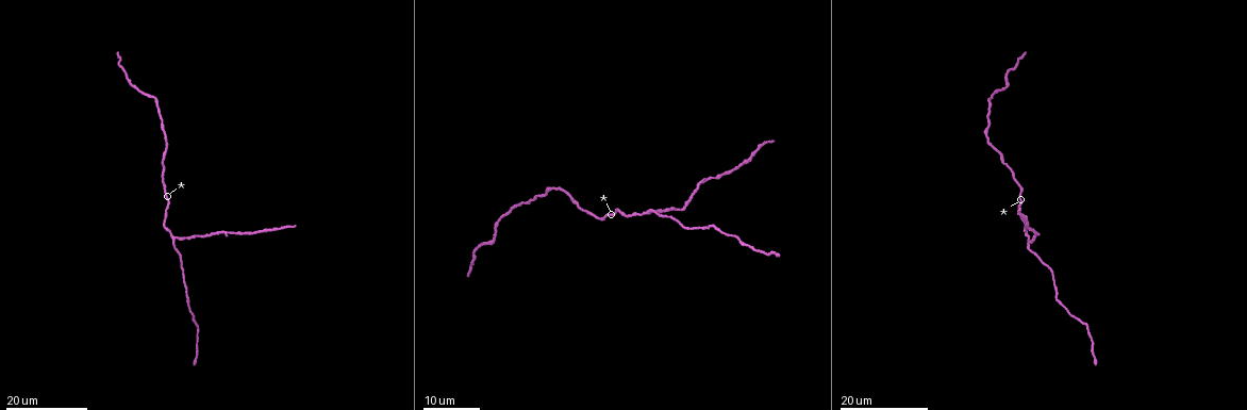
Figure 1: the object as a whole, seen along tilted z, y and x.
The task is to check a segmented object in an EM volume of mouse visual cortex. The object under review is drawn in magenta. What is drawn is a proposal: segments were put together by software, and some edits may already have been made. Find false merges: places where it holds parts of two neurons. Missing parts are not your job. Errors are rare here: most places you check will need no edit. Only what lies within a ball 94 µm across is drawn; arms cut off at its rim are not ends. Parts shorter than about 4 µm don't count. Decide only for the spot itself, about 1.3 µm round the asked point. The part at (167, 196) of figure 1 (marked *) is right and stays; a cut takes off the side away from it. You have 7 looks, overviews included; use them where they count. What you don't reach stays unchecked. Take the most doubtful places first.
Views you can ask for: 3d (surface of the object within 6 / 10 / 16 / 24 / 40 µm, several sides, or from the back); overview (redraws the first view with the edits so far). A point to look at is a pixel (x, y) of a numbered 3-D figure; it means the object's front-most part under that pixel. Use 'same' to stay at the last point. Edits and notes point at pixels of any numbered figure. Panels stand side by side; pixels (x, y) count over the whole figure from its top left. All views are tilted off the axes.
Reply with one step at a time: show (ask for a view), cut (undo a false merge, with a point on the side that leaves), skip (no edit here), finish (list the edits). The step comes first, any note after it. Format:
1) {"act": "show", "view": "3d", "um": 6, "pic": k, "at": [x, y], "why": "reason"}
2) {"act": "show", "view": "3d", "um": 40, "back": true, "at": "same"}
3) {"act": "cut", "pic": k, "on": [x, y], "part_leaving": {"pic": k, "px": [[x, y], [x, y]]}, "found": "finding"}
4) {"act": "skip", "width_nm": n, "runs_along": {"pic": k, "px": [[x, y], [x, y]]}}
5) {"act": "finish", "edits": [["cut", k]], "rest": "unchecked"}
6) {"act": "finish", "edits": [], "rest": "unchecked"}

{"act": "show", "view": "3d", "um": 24, "pic": 1, "at": [172, 237], "why": "arms part here"}

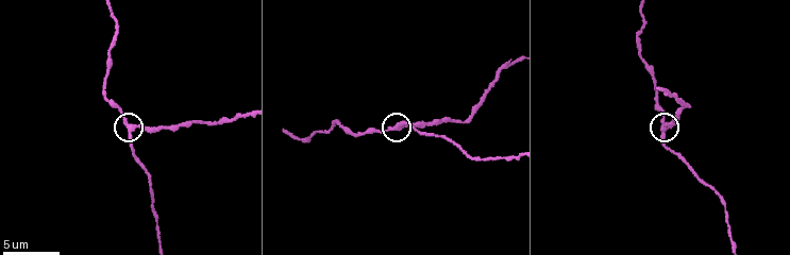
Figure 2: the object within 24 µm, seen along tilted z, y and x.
{"act": "show", "view": "3d", "um": 10, "pic": 2, "at": [131, 127], "why": "zoom in"}

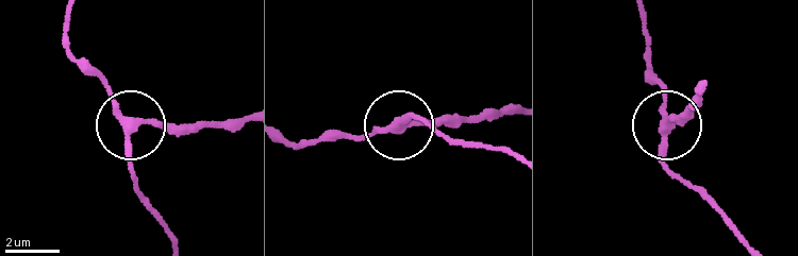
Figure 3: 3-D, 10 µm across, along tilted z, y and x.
{"act": "skip", "width_nm": 280, "runs_along": {"pic": 3, "px": [[71, 11], [72, 52], [101, 81], [120, 116], [192, 126]]}, "found": "continuous, no second neuron"}

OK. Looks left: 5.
{"act": "show", "view": "3d", "um": 16, "pic": 1, "at": [722, 174], "why": "a narrow waist"}

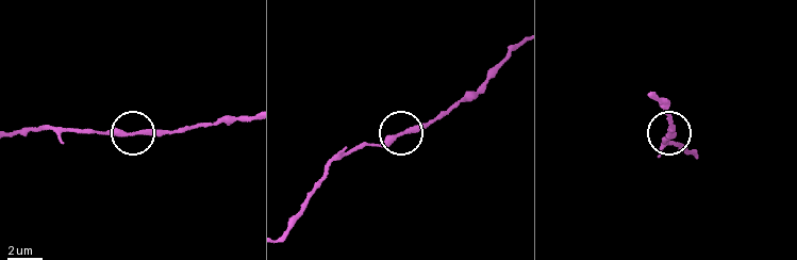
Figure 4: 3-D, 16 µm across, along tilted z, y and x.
{"act": "show", "view": "3d", "um": 6, "pic": 4, "at": [134, 134]}

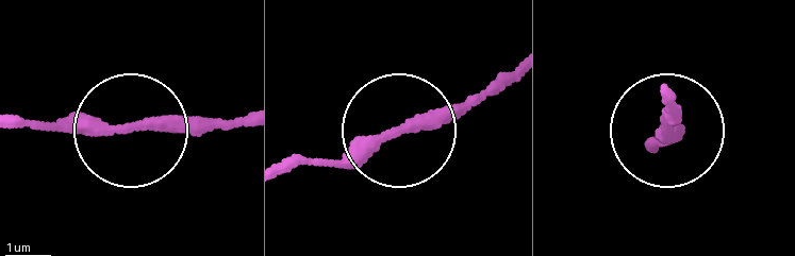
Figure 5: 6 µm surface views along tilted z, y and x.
{"act": "skip", "width_nm": 250, "runs_along": {"pic": 5, "px": [[23, 125], [244, 126]]}, "found": "continuous, no second neuron"}

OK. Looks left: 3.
{"act": "show", "view": "3d", "um": 16, "pic": 1, "at": [1006, 80], "why": "thick turns thin"}

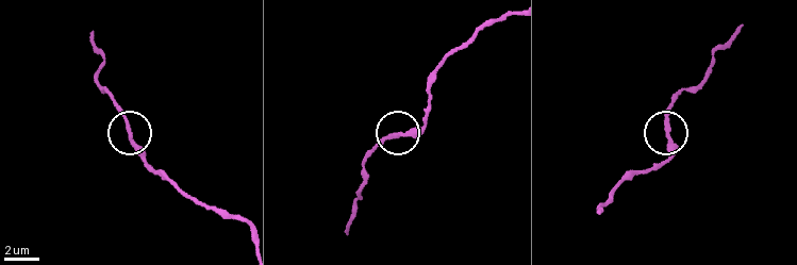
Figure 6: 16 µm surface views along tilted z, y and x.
{"act": "show", "view": "3d", "um": 6, "pic": 6, "at": [670, 131]}

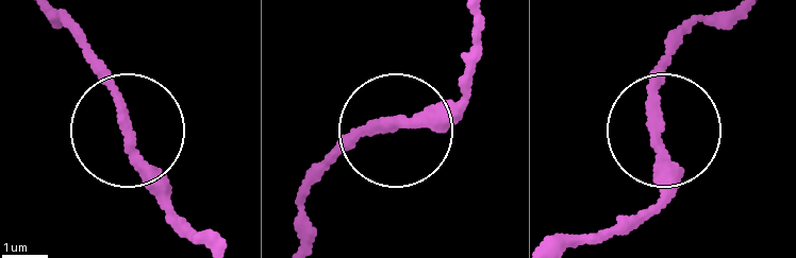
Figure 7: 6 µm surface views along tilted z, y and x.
{"act": "show", "view": "3d", "um": 6, "back": true, "pic": 7, "at": [395, 120], "why": "other side"}

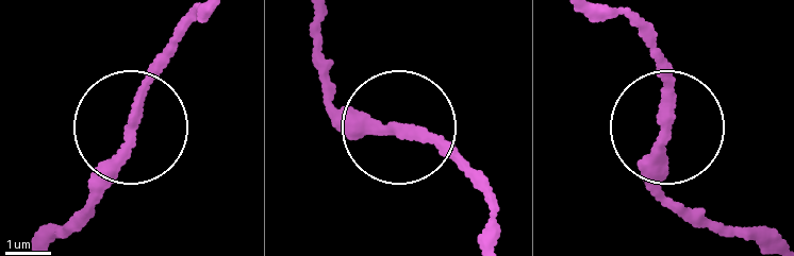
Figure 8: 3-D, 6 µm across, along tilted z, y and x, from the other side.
{"act": "skip", "runs_along": {"pic": 8, "px": [[49, 240], [75, 226], [171, 34]]}, "found": "all the same neuron"}

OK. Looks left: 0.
{"act": "finish", "edits": [], "rest": "unchecked"}

